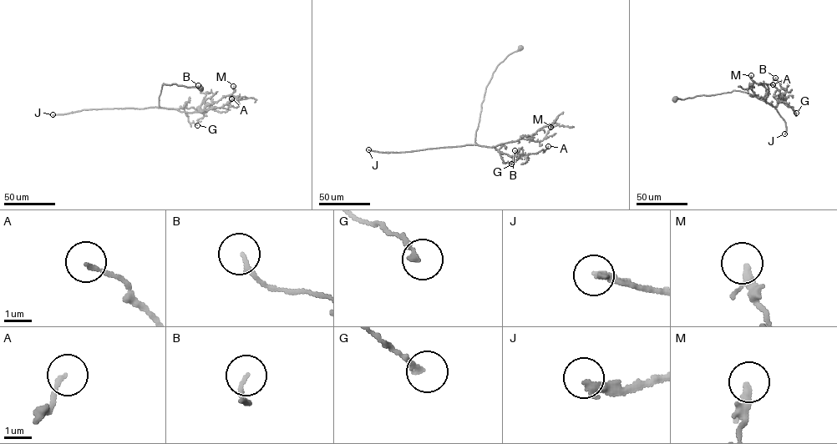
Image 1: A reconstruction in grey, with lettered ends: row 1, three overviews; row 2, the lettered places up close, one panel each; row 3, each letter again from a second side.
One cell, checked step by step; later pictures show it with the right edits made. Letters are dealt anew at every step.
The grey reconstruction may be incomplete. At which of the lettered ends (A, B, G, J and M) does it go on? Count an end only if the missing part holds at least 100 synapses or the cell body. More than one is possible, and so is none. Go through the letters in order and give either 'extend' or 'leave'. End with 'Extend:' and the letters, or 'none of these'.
A: leave
B: leave
G: leave
J: extend
M: leave
Extend: J

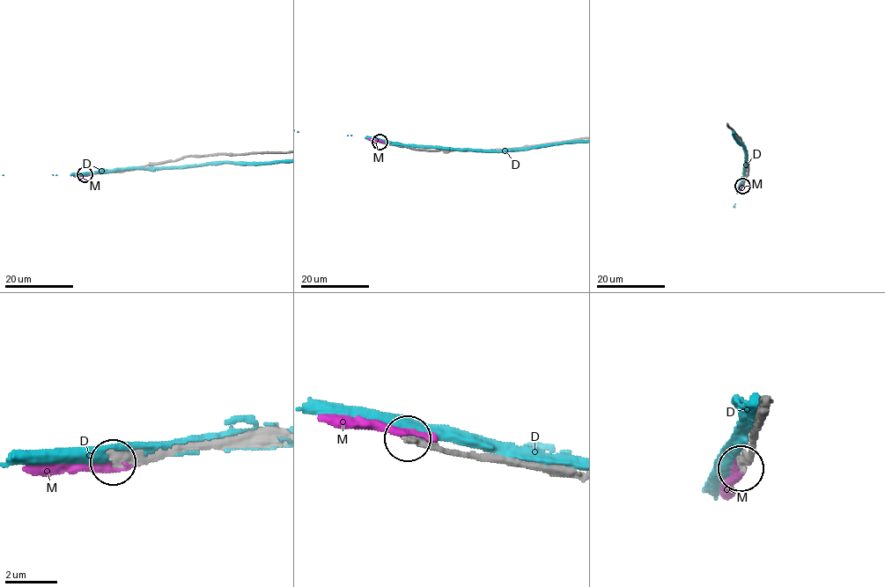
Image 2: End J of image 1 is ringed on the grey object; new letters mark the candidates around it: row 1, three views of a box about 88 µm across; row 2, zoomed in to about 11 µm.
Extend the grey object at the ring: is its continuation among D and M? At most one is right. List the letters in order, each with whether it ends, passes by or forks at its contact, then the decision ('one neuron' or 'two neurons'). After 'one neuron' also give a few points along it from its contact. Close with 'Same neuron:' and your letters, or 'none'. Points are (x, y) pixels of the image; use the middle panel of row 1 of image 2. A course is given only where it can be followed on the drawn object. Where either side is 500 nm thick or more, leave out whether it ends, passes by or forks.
D: it passes by; two neurons
M: it ends; two neurons
Same neuron: none

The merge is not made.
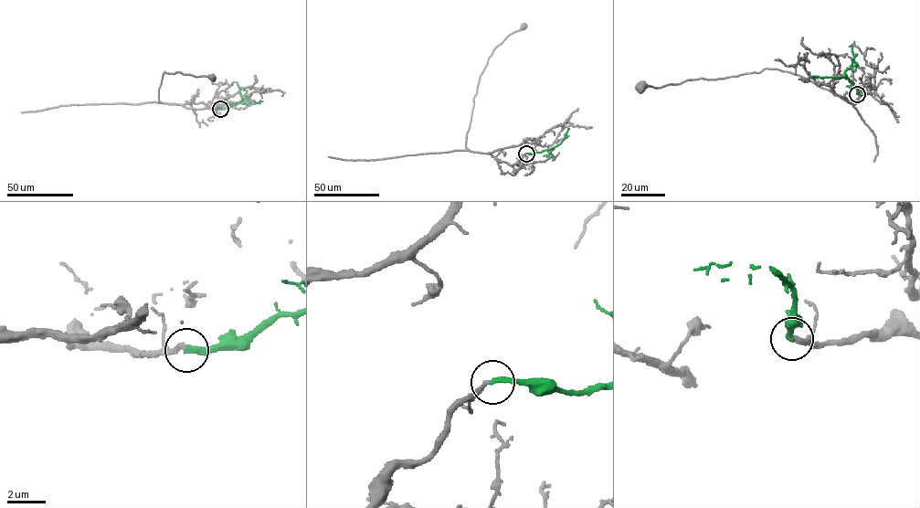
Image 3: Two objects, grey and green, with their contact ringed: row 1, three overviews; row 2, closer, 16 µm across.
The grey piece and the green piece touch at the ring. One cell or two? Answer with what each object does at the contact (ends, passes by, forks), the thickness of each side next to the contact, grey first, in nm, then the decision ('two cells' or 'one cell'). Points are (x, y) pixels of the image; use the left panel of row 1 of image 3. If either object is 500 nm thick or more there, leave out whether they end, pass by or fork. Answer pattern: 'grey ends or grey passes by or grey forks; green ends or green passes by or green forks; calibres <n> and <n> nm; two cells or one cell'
grey ends; green ends; calibres 240 and 280 nm; one cell

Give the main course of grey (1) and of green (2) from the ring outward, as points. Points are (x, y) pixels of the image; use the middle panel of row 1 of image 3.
1: (525, 153), (511, 165), (489, 153), (470, 151), (465, 146), (473, 99), (488, 58), (507, 37), (523, 26)
2: (525, 153), (554, 148), (547, 156), (543, 155)

